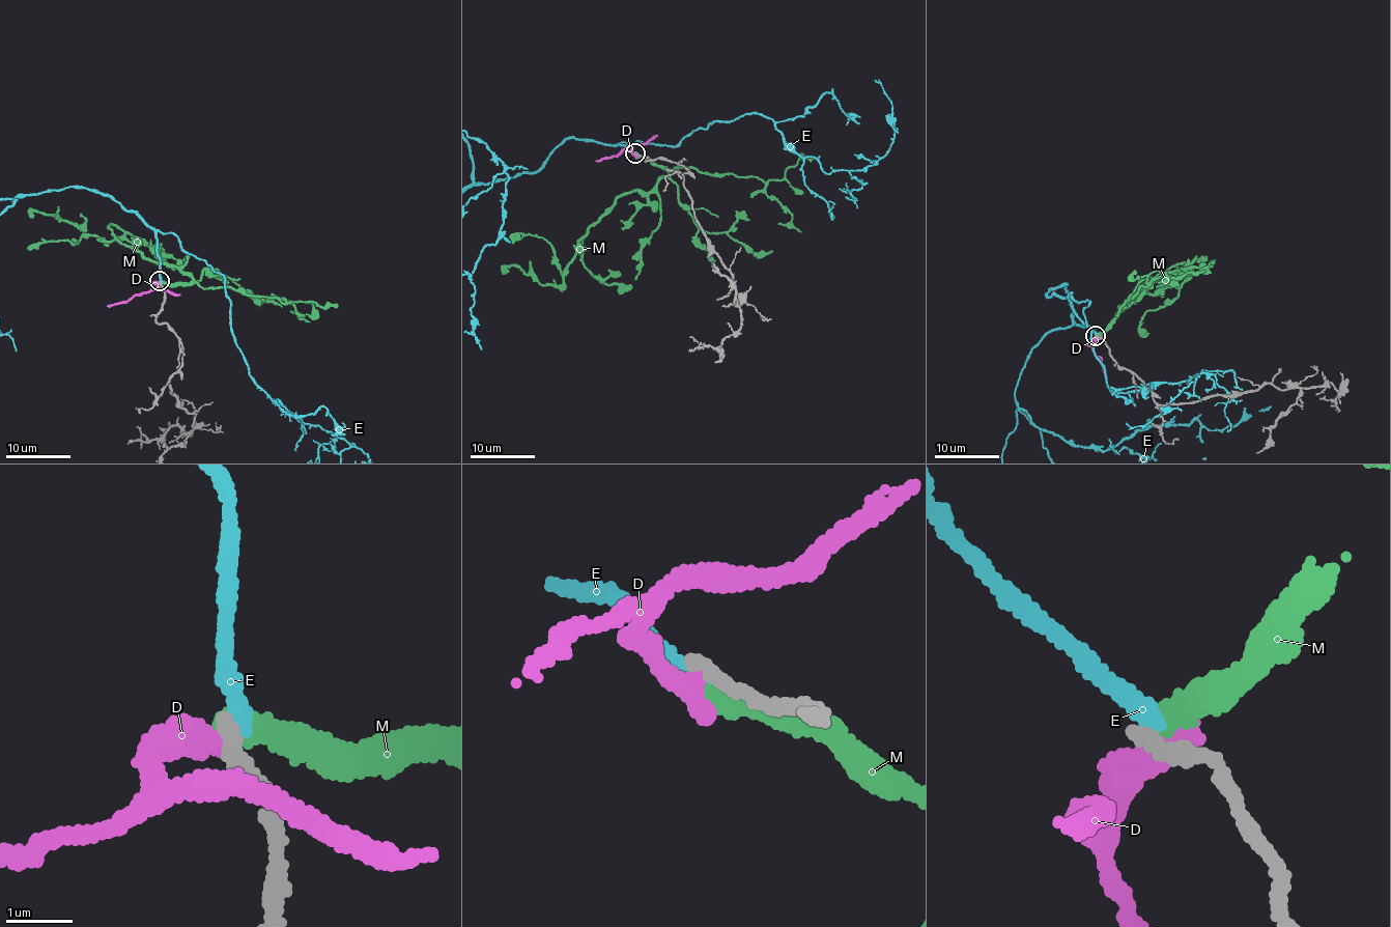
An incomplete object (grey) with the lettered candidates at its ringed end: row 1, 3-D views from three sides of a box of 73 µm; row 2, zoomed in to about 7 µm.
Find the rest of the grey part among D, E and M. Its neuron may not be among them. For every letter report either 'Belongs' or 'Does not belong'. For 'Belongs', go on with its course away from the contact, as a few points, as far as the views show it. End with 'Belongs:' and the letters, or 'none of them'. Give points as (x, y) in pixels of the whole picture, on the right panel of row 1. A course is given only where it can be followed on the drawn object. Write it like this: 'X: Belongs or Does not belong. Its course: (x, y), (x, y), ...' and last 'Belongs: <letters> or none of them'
D: Does not belong
E: Does not belong
M: Does not belong
Belongs: none of them

